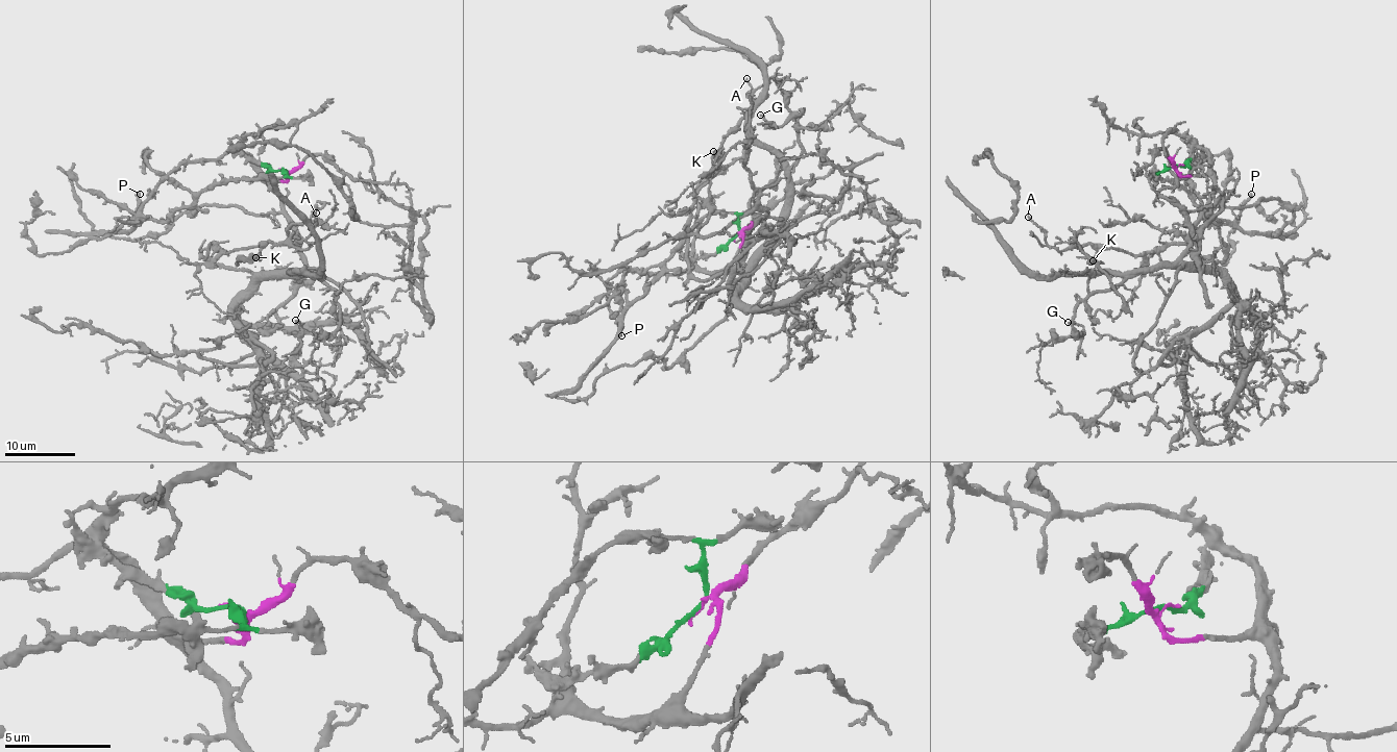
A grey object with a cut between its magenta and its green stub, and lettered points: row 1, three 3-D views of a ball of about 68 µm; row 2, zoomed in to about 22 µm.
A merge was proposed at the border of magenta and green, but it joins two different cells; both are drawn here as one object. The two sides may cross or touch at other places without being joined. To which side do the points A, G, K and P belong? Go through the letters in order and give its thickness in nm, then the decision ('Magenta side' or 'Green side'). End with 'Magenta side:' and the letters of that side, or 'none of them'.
A: Thickness 140 nm. Magenta side
G: Thickness 160 nm. Magenta side
K: Thickness 100 nm. Magenta side
P: Thickness 220 nm. Green side
Magenta side: A, G, K

